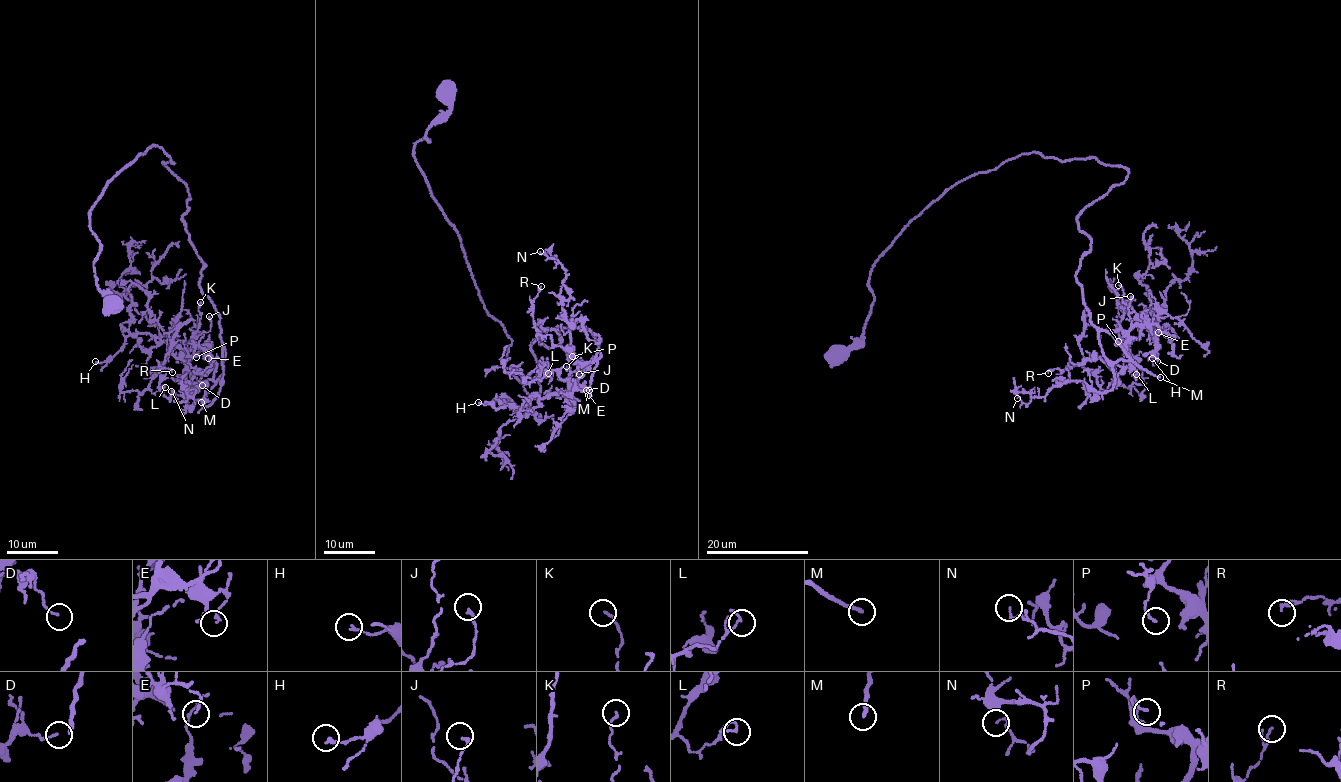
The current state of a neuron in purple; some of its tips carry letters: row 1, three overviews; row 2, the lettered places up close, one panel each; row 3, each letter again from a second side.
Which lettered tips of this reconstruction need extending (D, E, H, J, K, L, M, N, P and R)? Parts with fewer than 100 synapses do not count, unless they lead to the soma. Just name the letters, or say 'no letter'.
M

